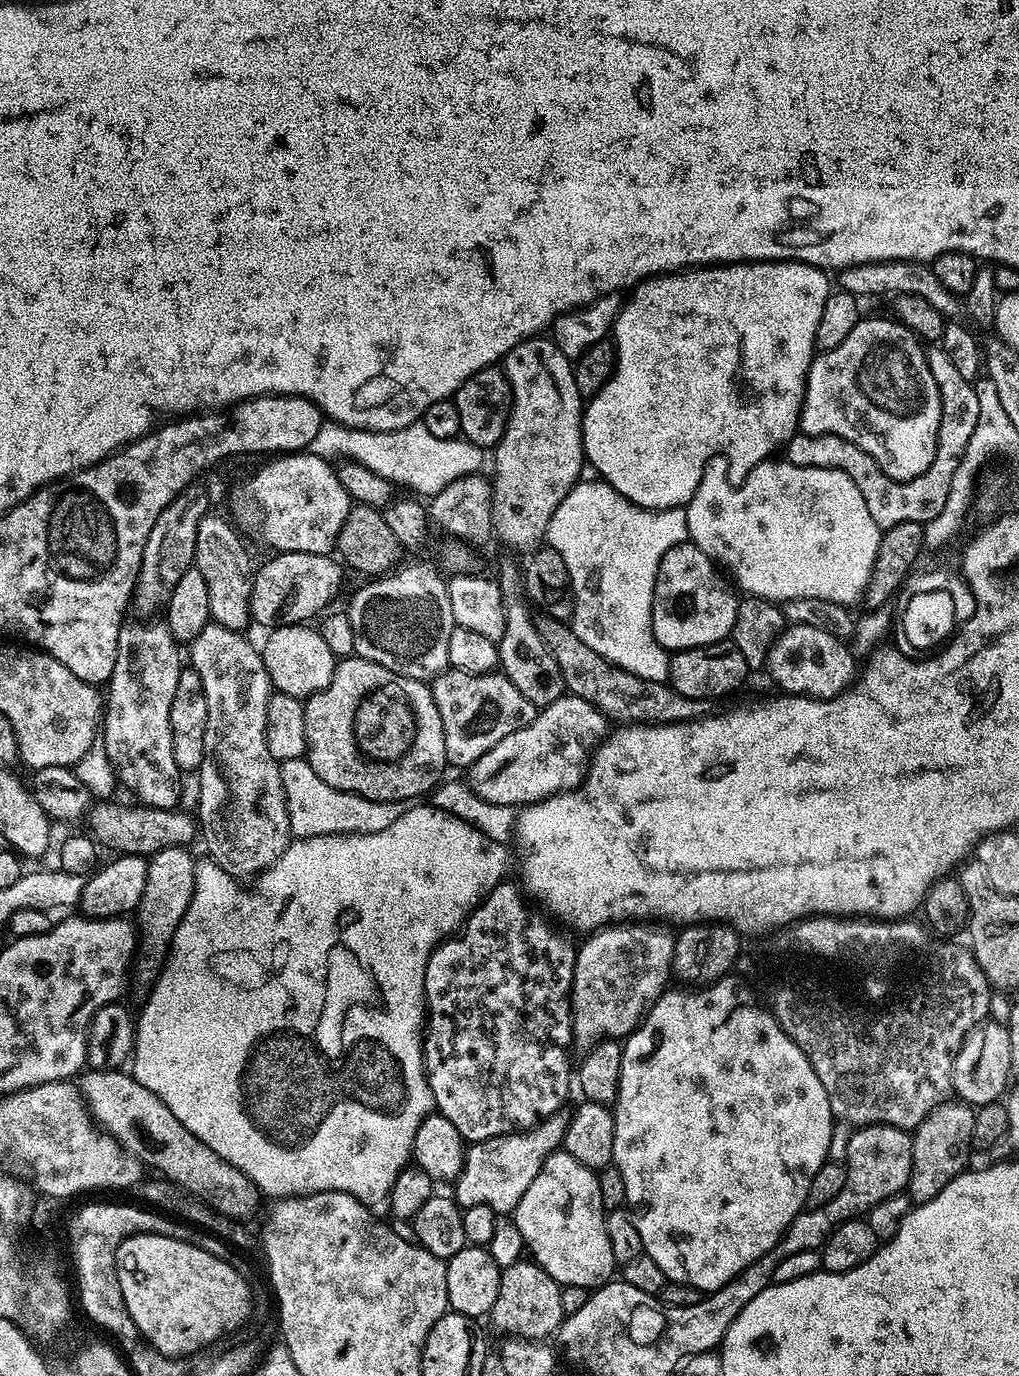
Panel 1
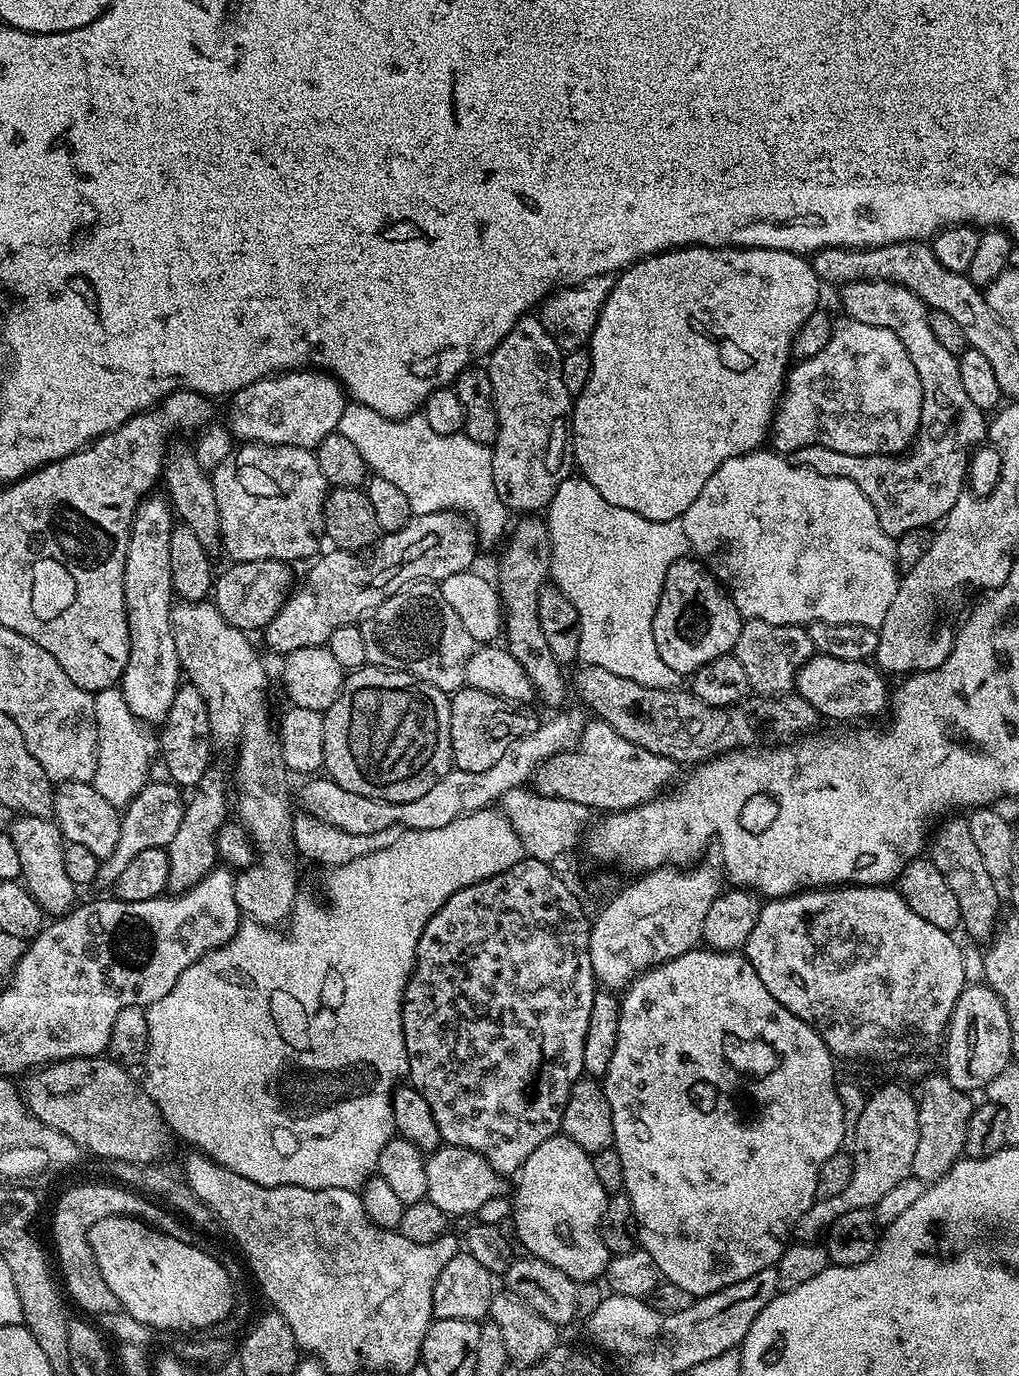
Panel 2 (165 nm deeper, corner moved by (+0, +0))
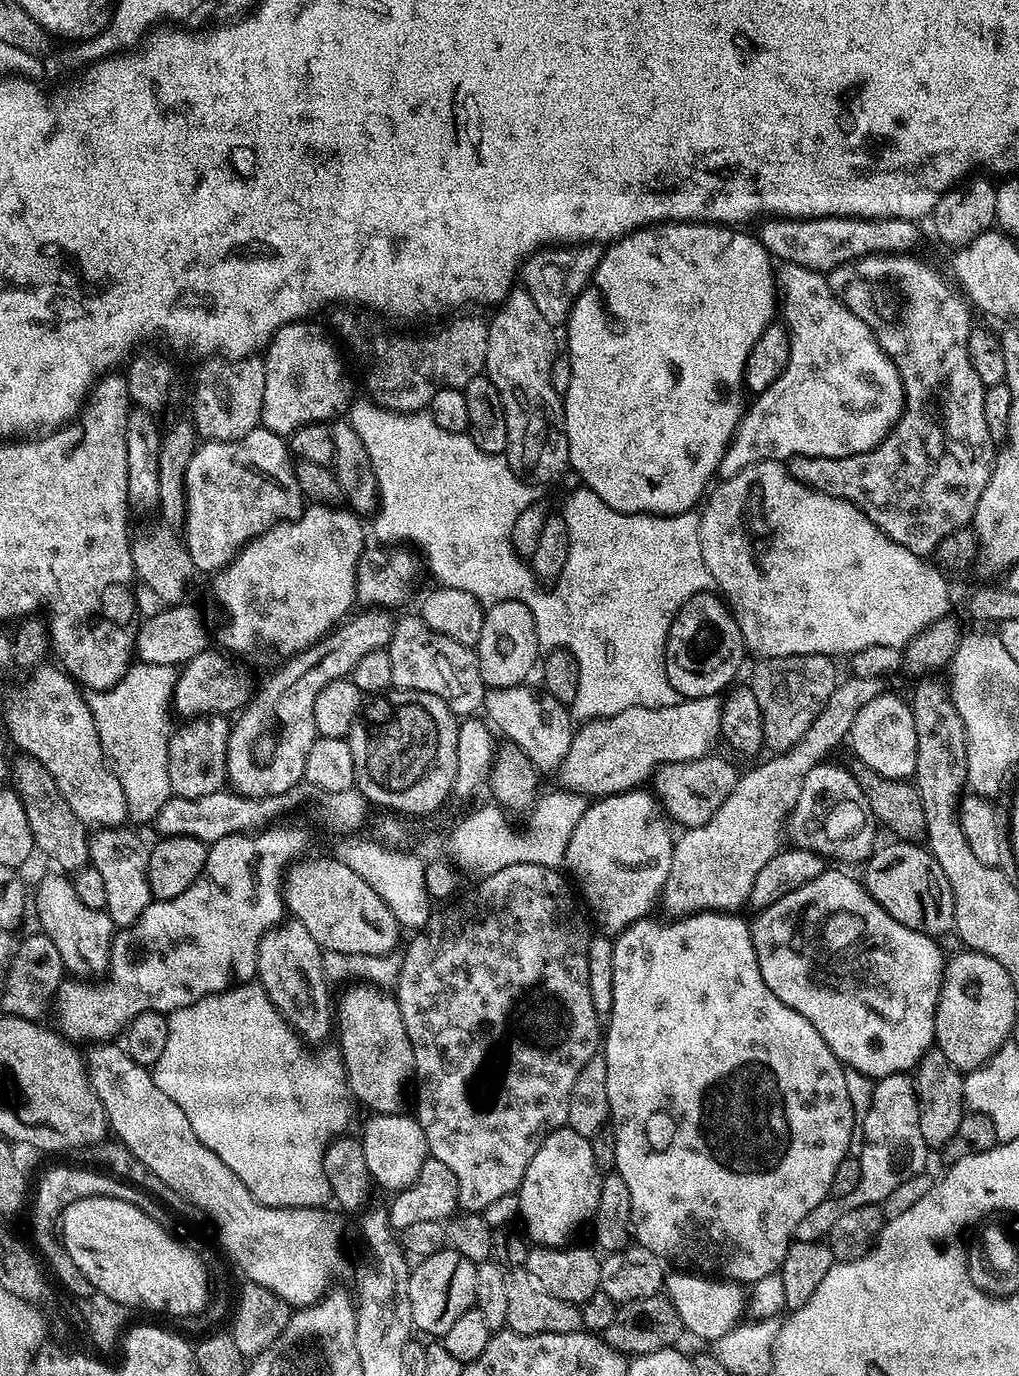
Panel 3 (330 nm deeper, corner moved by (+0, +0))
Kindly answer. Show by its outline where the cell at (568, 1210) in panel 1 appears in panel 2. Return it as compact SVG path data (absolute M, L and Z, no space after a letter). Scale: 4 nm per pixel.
M562 1134L551 1136L526 1158L518 1179L514 1195L515 1239L524 1243L523 1251L550 1262L550 1266L577 1282L603 1277L610 1253L600 1233L600 1223L610 1196L598 1183L590 1153Z

